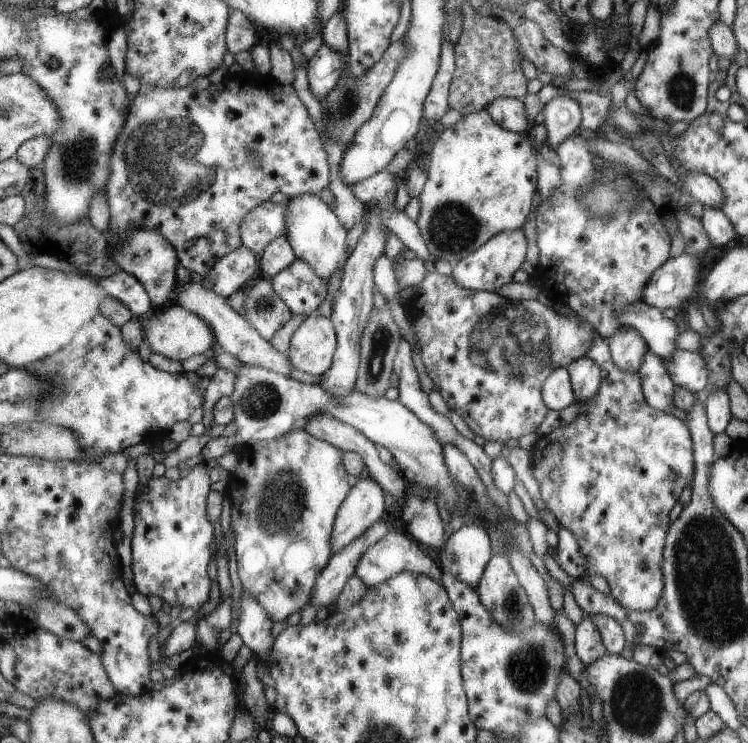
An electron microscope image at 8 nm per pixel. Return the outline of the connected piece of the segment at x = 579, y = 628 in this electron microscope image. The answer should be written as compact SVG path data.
M584 614L582 620L576 625L574 646L580 661L582 661L585 667L607 654L602 634L590 615Z

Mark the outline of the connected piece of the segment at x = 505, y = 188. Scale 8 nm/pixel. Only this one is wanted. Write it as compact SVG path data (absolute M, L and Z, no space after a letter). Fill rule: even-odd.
M487 108L464 115L454 126L445 128L426 162L427 180L418 200L420 216L416 218L417 228L428 251L436 258L446 260L452 266L479 247L483 247L492 236L501 231L518 229L532 210L532 196L536 192L538 174L538 152L532 146L528 134L514 133L504 129L493 119Z

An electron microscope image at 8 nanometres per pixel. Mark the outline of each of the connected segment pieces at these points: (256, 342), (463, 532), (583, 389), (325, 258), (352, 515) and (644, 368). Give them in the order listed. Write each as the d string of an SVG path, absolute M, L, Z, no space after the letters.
M197 278L189 282L190 284L183 287L181 294L175 298L176 302L189 312L196 312L198 317L202 317L209 326L213 327L219 346L222 346L226 352L242 363L259 365L261 368L270 369L283 376L296 378L298 370L292 365L287 354L280 353L270 341L260 334L258 329L250 325L238 312L235 312L228 305L226 297L219 296L211 292L210 289L206 289Z
M465 522L441 550L441 570L476 588L495 554L490 534L482 525Z
M584 356L576 360L575 363L568 365L567 370L571 377L575 401L591 400L602 383L603 377L600 366L594 360Z
M301 195L298 197L295 197L294 199L290 199L287 206L287 240L288 243L292 246L292 249L294 250L296 259L302 260L303 262L306 262L308 265L311 266L312 270L314 270L315 274L324 281L329 281L332 279L332 276L334 274L340 273L342 270L344 270L345 265L347 264L347 261L349 260L349 247L347 244L348 239L348 228L346 225L342 224L342 221L339 220L338 217L336 217L336 214L333 212L333 210L325 204L320 196L318 195Z
M374 477L358 480L358 483L352 488L351 495L343 501L343 505L339 508L333 529L333 554L359 538L372 524L384 519L384 511L386 510L384 494L382 486Z
M648 348L637 374L642 378L643 394L648 404L670 413L671 406L674 406L672 396L675 395L676 385L663 358Z

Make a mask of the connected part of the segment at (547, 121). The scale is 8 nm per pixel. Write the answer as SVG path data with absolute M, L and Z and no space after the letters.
M567 95L554 96L543 107L539 120L547 129L546 144L555 150L574 134L575 130L581 126L582 120L582 110L576 100Z

